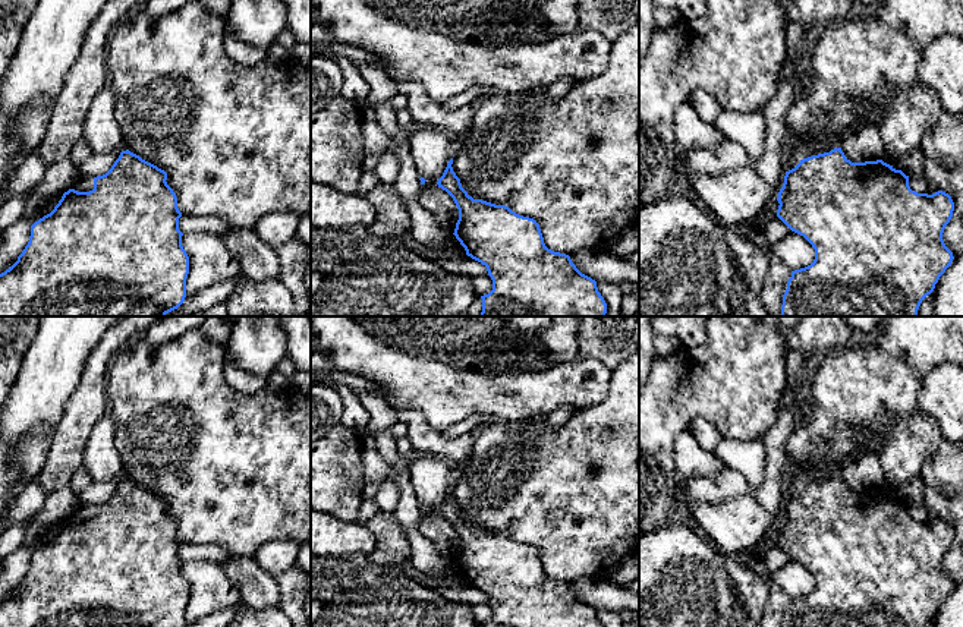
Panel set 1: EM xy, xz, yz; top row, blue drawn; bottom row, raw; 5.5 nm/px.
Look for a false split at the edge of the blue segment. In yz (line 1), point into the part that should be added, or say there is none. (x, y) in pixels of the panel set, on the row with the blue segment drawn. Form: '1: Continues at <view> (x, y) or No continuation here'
1: No continuation here

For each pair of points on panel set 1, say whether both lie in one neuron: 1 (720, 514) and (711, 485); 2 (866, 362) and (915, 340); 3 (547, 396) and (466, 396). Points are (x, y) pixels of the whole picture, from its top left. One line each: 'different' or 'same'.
1: different
2: same
3: same

